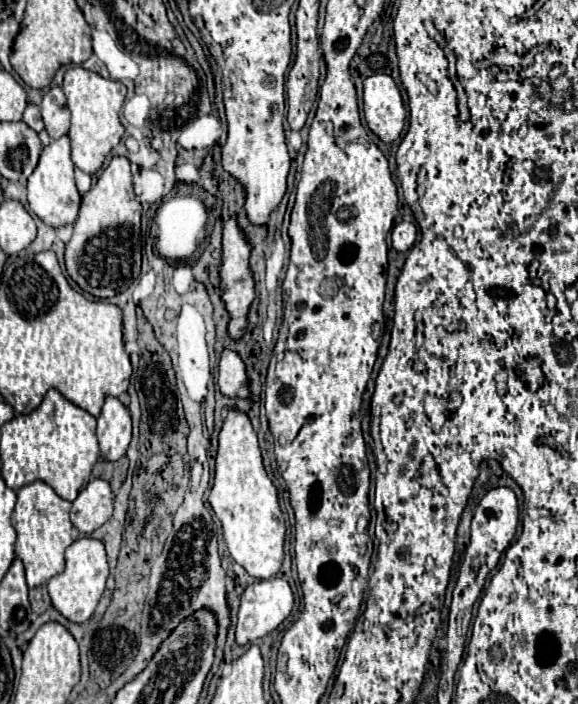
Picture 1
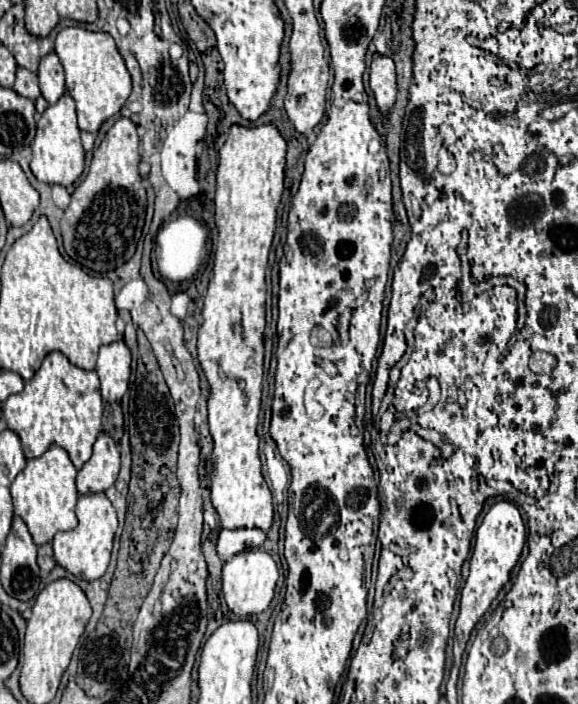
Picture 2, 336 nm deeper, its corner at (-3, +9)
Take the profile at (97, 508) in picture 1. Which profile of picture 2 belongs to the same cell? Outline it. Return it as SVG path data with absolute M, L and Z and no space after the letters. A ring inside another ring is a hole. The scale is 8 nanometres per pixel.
M99 433L91 459L77 473L77 491L99 493L109 489L119 473L119 449L111 435Z

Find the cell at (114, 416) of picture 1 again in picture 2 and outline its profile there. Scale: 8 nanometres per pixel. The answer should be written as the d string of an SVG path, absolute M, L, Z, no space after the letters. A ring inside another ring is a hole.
M117 339L99 349L97 375L105 401L121 401L127 391L131 373L131 351L123 339Z

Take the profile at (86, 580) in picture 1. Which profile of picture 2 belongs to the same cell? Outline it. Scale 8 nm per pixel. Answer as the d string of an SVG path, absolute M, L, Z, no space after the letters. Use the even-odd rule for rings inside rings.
M87 493L87 495L79 495L77 519L79 519L79 523L75 529L55 533L55 537L53 537L55 561L79 579L95 581L107 571L113 535L117 529L117 515L105 493Z

